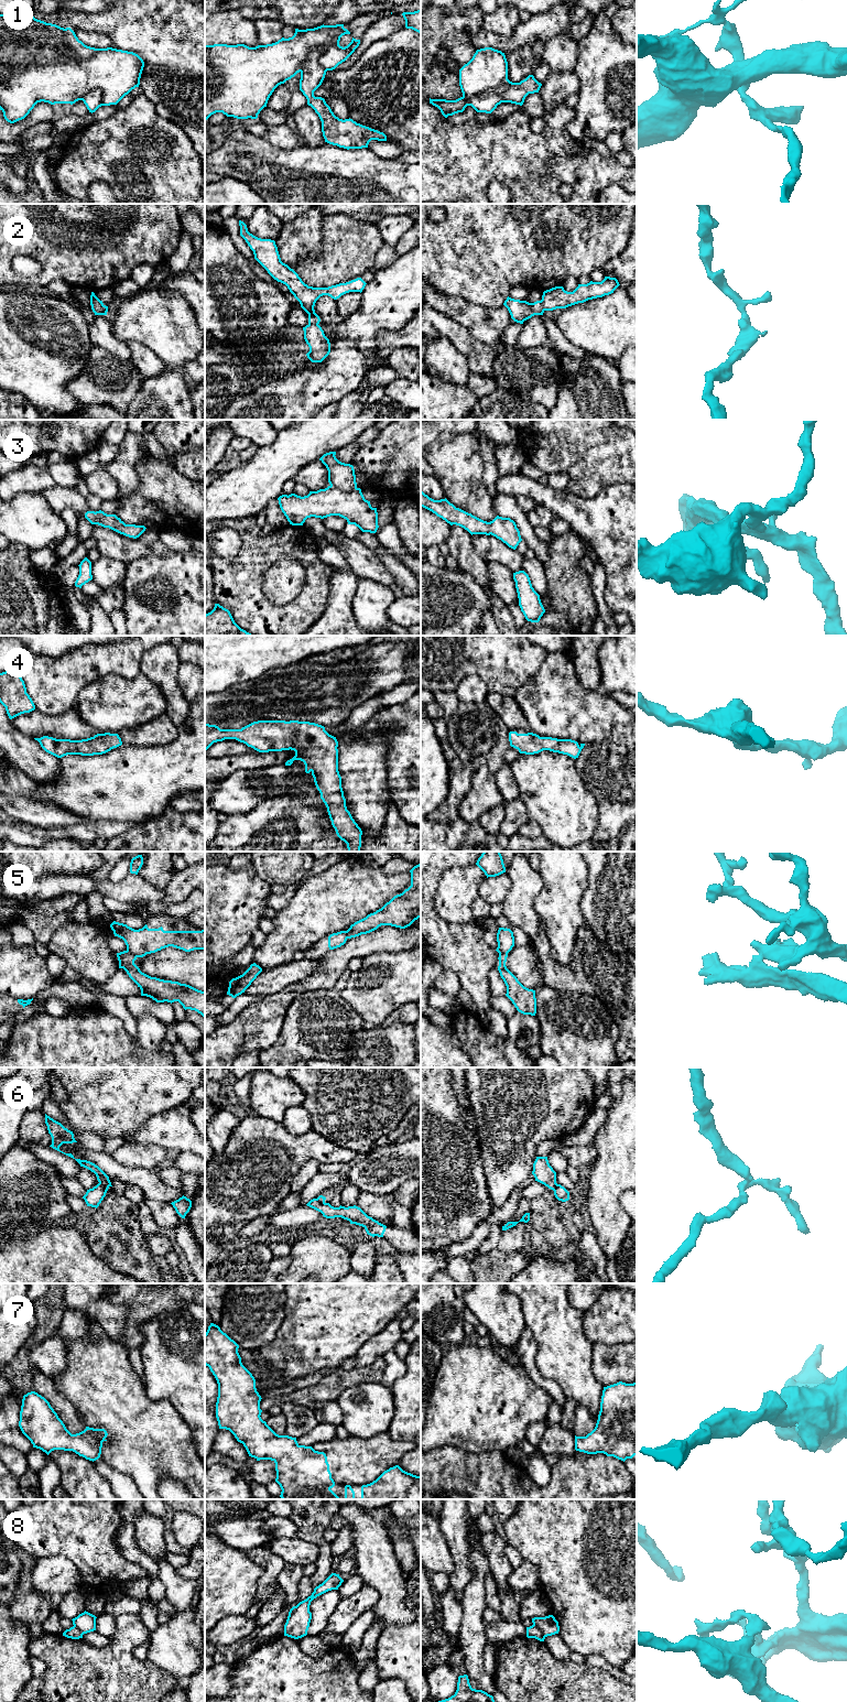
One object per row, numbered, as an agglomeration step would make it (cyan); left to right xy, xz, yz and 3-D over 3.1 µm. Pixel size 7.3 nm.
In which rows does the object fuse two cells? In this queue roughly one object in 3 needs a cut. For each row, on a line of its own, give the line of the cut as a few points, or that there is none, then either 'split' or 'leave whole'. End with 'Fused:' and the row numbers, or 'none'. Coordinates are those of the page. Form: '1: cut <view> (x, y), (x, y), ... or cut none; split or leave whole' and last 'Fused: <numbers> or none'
1: cut xz (321, 46), (308, 54), (300, 71); split
2: cut none; leave whole
3: cut none; leave whole
4: cut none; leave whole
5: cut xy (127, 950), (138, 956); split
6: cut xy (99, 1182), (105, 1186), (110, 1185); split
7: cut none; leave whole
8: cut yz (532, 1625), (536, 1626), (545, 1636); split
Fused: 1, 5, 6, 8

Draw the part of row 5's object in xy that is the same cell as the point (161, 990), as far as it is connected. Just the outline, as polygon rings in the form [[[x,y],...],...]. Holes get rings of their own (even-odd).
[[[128,951],[117,953],[119,968],[123,968],[129,977],[141,989],[141,996],[146,996],[156,1002],[178,1001],[183,1008],[195,1010],[205,1018],[205,991],[178,982],[151,977],[140,971],[134,964],[138,956]]]

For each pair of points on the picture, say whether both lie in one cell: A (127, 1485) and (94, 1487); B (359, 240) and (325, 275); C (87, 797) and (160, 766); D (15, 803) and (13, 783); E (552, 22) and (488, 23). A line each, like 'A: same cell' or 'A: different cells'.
A: different cells
B: same cell
C: same cell
D: different cells
E: different cells

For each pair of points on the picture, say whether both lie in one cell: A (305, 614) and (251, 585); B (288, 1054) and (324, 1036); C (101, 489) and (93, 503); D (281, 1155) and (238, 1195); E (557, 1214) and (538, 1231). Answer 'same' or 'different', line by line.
A: same
B: same
C: different
D: same
E: same

